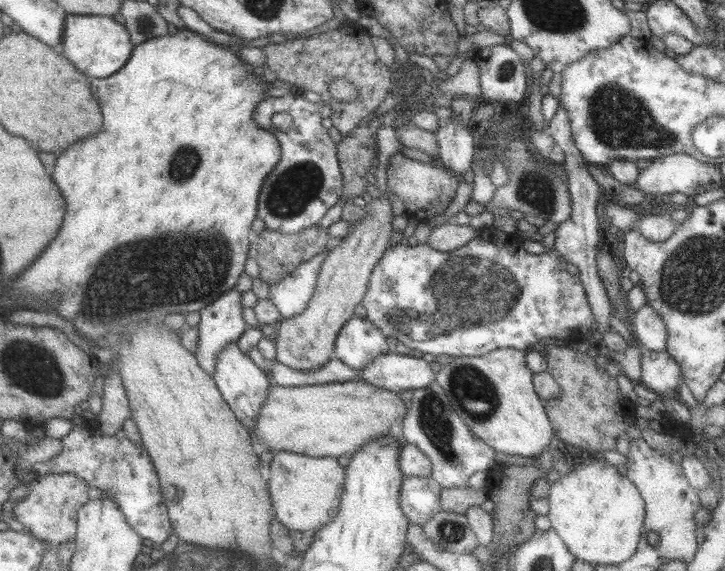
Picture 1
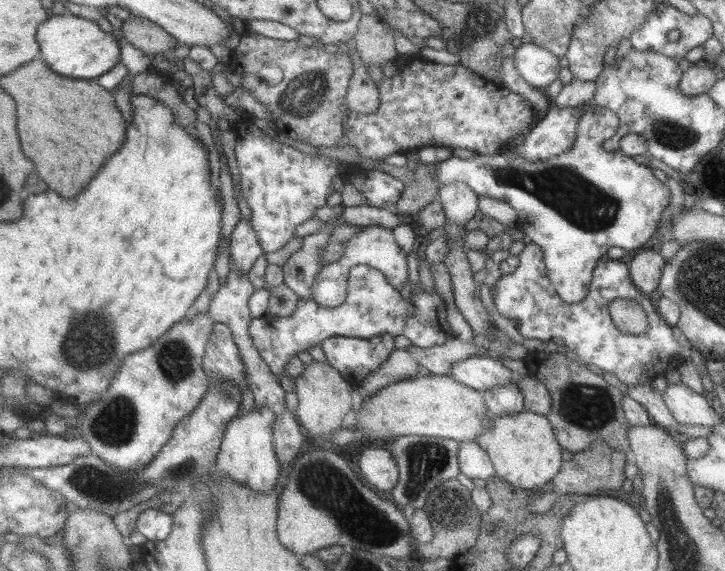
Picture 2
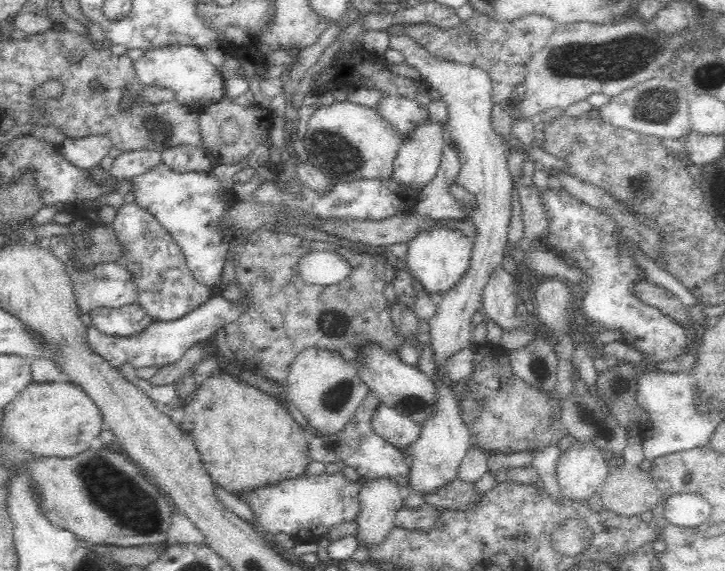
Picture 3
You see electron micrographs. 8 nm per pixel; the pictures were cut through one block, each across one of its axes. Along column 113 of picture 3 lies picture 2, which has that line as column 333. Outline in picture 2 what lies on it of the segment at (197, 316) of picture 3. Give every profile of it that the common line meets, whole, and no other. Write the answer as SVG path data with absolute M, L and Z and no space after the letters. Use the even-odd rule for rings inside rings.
M383 334L375 338L333 336L321 344L327 352L329 364L339 370L347 382L359 386L369 374L377 372L397 350L395 336Z

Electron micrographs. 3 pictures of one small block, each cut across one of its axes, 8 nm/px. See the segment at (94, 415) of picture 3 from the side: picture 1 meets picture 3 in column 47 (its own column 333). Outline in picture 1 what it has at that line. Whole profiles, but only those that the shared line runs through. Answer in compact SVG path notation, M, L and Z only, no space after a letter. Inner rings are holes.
M361 380L353 382L335 382L335 384L315 384L315 386L277 386L273 384L263 412L255 420L253 440L263 442L269 452L299 452L315 458L339 458L343 454L355 454L363 450L375 438L391 434L391 426L397 420L399 412L405 412L405 402L389 390L365 384Z

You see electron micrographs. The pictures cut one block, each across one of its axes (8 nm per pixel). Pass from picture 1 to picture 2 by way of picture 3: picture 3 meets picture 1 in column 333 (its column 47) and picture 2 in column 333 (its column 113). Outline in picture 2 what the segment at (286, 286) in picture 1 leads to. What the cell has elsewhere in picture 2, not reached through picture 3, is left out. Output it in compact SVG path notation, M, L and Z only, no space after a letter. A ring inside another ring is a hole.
M363 226L361 234L357 234L355 238L349 240L347 244L347 252L343 254L343 258L339 262L333 264L325 264L325 268L319 272L317 282L313 284L313 298L323 306L329 308L339 308L341 304L347 302L349 298L349 278L351 278L351 270L355 266L373 266L379 268L389 280L391 284L395 284L395 288L403 288L403 284L409 278L409 268L407 268L407 252L403 252L403 248L397 244L393 230L387 226Z

